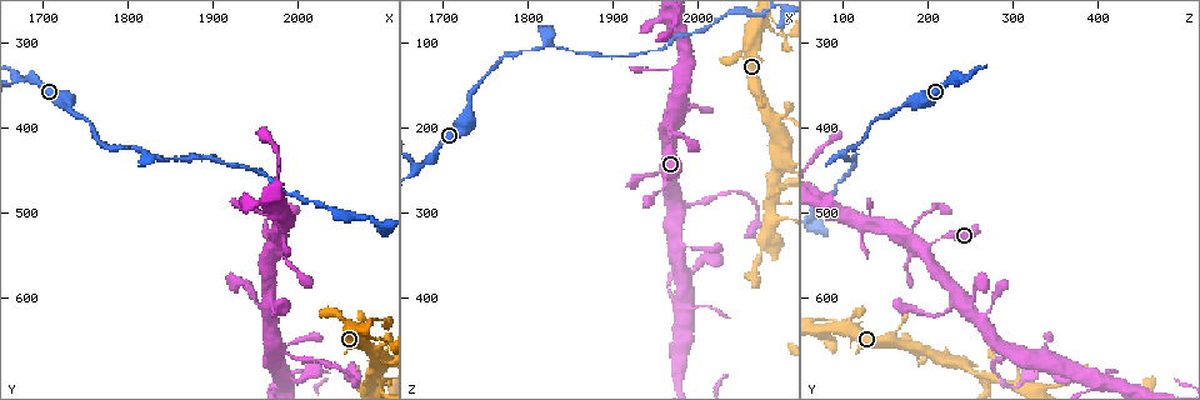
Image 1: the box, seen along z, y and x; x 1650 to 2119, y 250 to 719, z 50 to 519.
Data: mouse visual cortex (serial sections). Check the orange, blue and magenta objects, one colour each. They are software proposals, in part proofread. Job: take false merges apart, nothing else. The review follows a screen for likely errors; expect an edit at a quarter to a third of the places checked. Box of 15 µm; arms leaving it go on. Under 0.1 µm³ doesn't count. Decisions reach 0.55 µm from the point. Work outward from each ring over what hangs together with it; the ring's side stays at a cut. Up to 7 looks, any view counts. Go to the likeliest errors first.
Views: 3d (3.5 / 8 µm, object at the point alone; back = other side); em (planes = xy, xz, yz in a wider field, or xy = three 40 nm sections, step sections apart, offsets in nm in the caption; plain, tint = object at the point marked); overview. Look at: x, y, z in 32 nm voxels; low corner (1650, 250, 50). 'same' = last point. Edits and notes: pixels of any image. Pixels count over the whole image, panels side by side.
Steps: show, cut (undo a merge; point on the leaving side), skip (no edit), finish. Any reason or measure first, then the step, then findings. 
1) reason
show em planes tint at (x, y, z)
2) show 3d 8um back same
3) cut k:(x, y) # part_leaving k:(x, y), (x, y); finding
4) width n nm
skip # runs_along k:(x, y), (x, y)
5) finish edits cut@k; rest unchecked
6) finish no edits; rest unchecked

show 3d 8um at (1840, 435, 105)

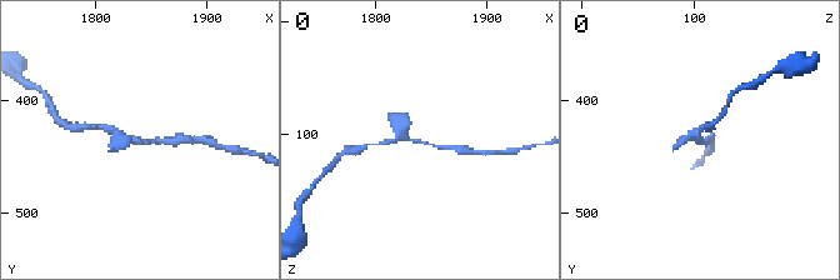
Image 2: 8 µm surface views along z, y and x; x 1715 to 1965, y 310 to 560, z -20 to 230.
arm_widths 150, 150 nm; shape alone is not enough
show em xy step 3 tint at (1838, 436, 104)

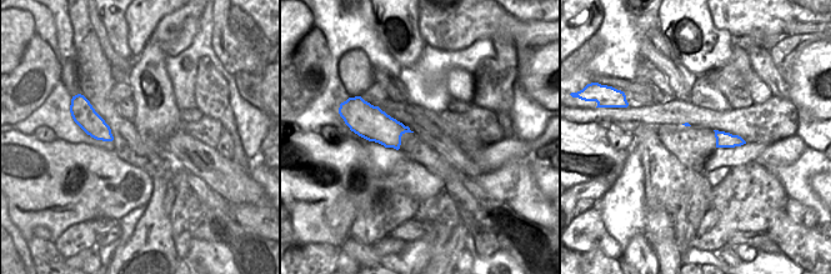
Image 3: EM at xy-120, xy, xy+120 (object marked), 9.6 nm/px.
skip # runs_along 2:(110, 128), (126, 140), (174, 141); continuous, no second cell

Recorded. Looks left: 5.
arms part here
show 3d 3.5um at (1980, 660, 290)

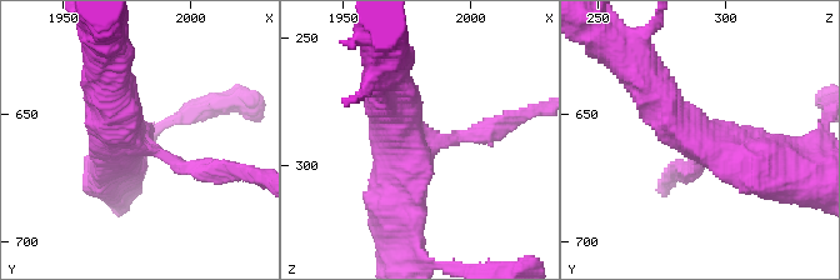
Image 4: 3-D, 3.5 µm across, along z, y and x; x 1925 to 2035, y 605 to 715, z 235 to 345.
arms 3; arm_widths 150, 500, 600 nm
show em xy step 3 tint at (1980, 662, 289)

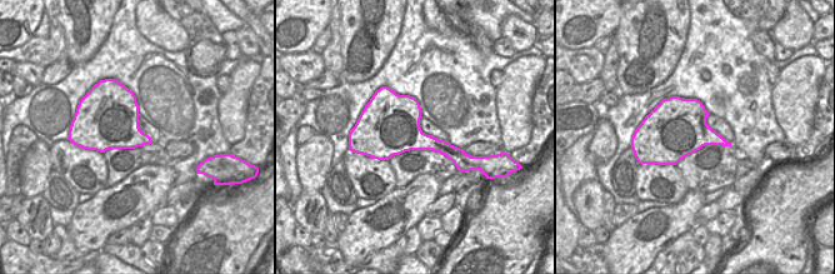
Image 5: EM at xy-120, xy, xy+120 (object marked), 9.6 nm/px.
width 550 nm
skip # runs_along 4:(650, 86), (679, 125), (781, 168); one cell here

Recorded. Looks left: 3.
four or more arms meet
show 3d 3.5um back at (2090, 695, 265)

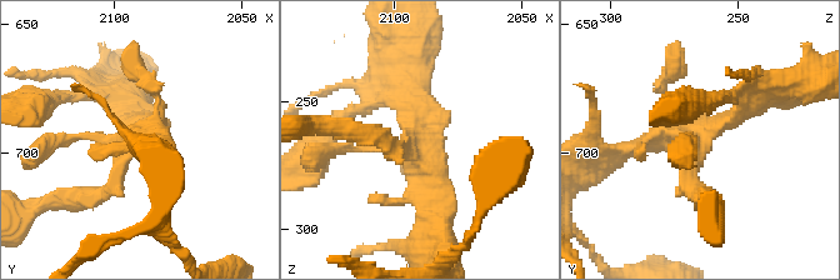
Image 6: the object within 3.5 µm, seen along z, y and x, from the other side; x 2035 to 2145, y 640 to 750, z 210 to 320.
now the EM
show em xy step 3 tint at (2091, 691, 264)

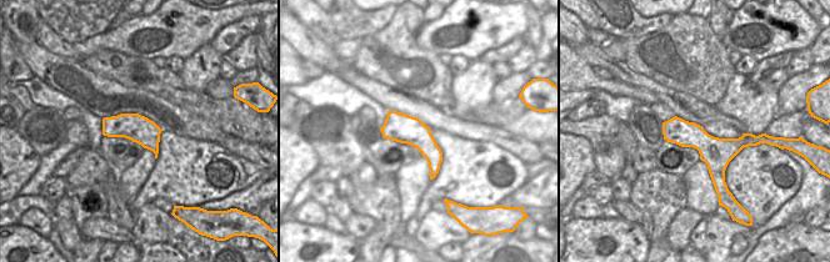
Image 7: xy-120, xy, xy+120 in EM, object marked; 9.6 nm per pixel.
skip # runs_along 7:(665, 125), (706, 145), (751, 140); one cell here

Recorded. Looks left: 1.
finish no edits; rest unchecked

